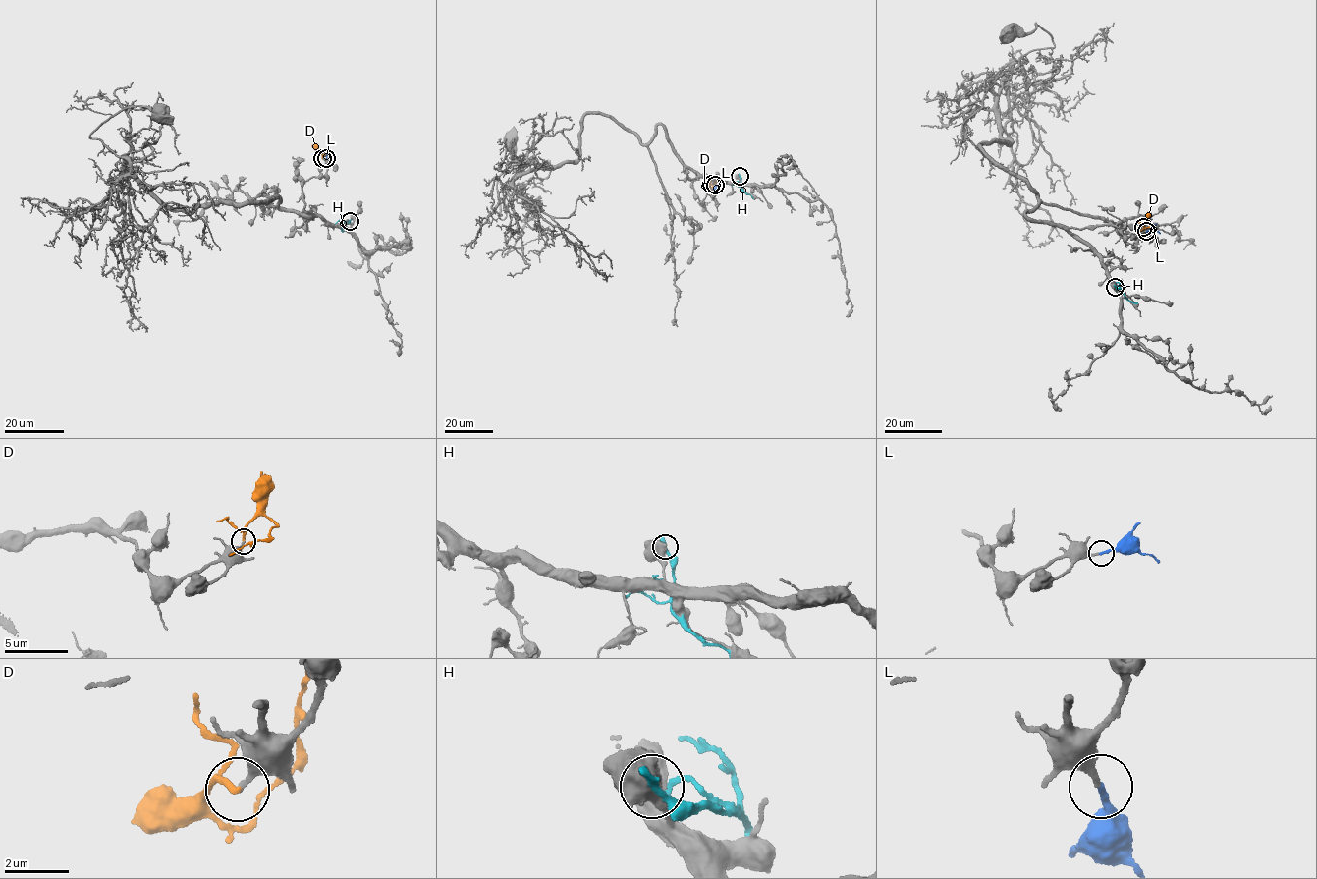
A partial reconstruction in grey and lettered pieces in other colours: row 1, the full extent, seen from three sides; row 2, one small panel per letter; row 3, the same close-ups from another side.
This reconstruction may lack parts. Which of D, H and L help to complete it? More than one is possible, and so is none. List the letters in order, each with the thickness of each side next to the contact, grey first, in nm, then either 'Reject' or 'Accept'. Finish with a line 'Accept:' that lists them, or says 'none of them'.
D: Thickness 200 nm (grey) against 180 nm. Reject
H: Thickness 750 nm (grey) against 280 nm. Reject
L: Thickness 200 nm (grey) against 190 nm. Accept
Accept: L

